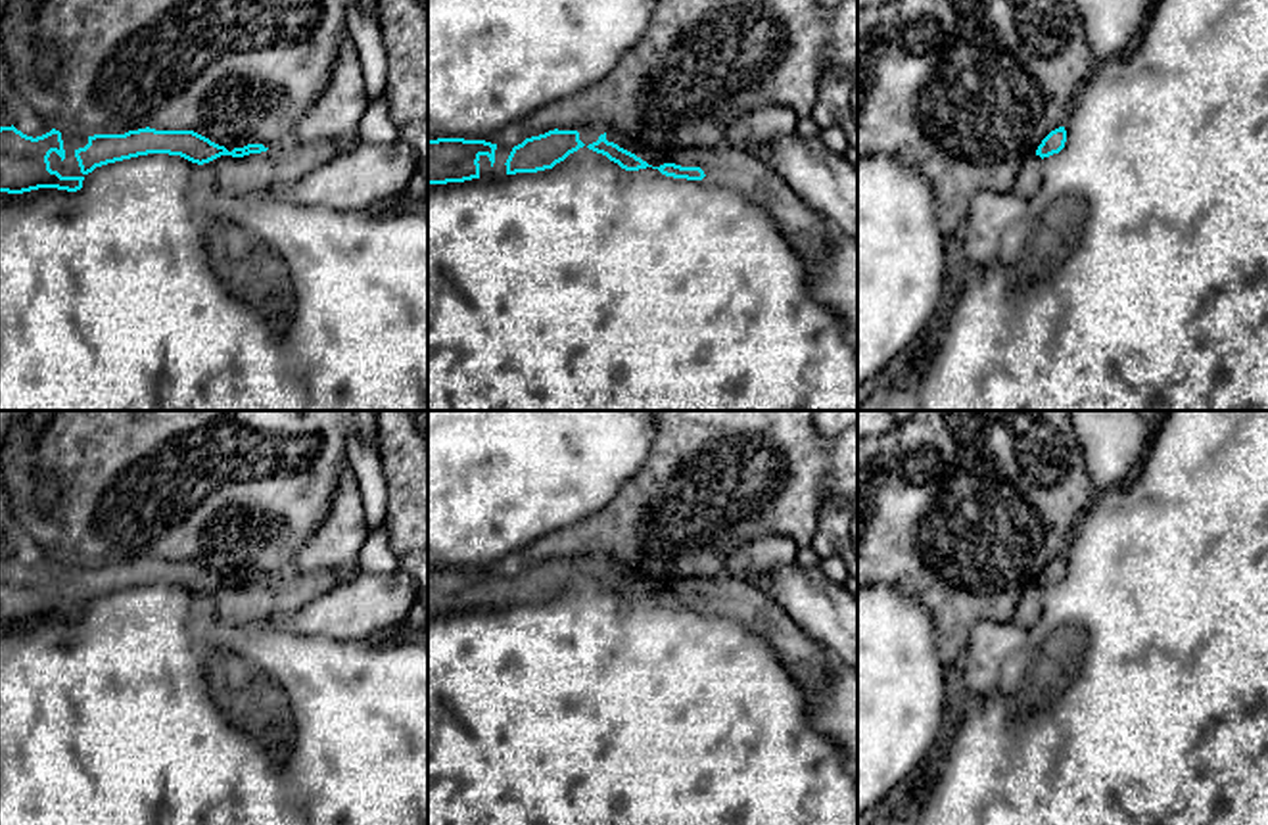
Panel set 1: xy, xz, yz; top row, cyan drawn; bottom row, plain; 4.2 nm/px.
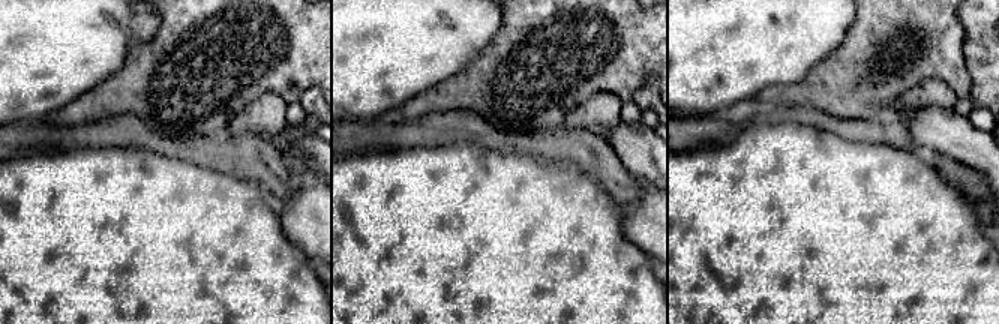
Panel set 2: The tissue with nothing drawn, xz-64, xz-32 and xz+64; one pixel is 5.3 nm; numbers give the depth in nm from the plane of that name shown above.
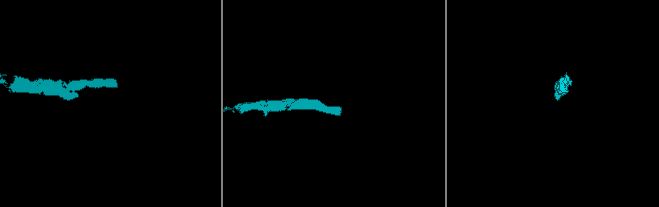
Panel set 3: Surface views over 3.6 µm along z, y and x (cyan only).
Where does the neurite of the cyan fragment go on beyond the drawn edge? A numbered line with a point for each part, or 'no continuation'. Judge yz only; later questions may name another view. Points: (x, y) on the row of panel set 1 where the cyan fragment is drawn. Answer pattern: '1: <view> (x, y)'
1: yz (1029, 179)

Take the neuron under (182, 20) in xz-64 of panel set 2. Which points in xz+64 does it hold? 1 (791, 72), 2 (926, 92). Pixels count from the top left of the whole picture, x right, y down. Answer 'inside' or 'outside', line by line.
1: outside
2: outside

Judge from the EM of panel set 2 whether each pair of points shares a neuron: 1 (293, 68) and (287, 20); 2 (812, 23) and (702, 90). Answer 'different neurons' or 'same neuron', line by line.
1: same neuron
2: same neuron

